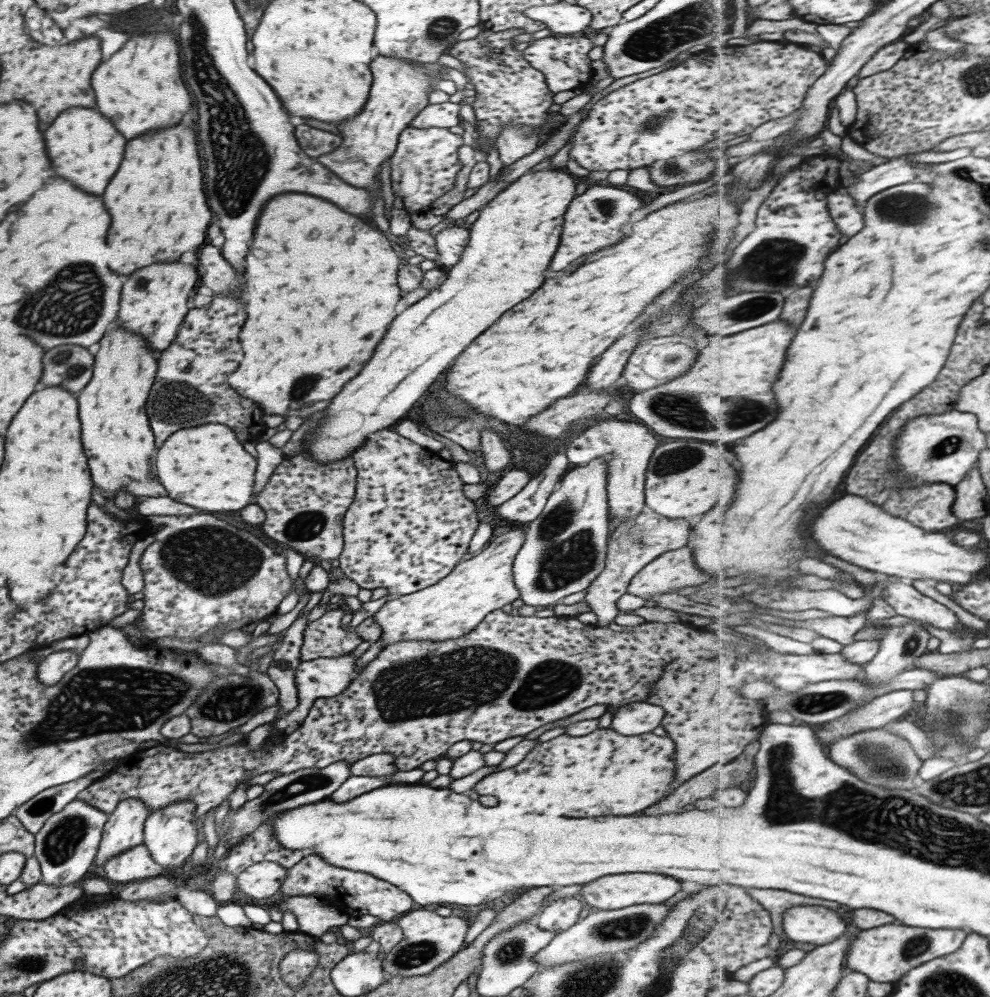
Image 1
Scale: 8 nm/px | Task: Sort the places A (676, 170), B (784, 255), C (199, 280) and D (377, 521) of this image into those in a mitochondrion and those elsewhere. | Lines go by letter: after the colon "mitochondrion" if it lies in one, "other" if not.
A: mitochondrion
B: mitochondrion
C: other
D: other

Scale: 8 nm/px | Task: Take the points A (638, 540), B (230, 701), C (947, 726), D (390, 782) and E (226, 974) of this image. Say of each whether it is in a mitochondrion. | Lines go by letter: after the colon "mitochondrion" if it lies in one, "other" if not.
A: mitochondrion
B: mitochondrion
C: mitochondrion
D: other
E: mitochondrion

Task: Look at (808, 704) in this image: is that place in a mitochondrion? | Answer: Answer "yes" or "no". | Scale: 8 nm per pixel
yes

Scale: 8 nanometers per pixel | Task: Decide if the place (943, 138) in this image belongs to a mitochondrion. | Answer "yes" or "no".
no

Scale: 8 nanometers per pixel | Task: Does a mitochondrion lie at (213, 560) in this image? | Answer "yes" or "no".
yes

